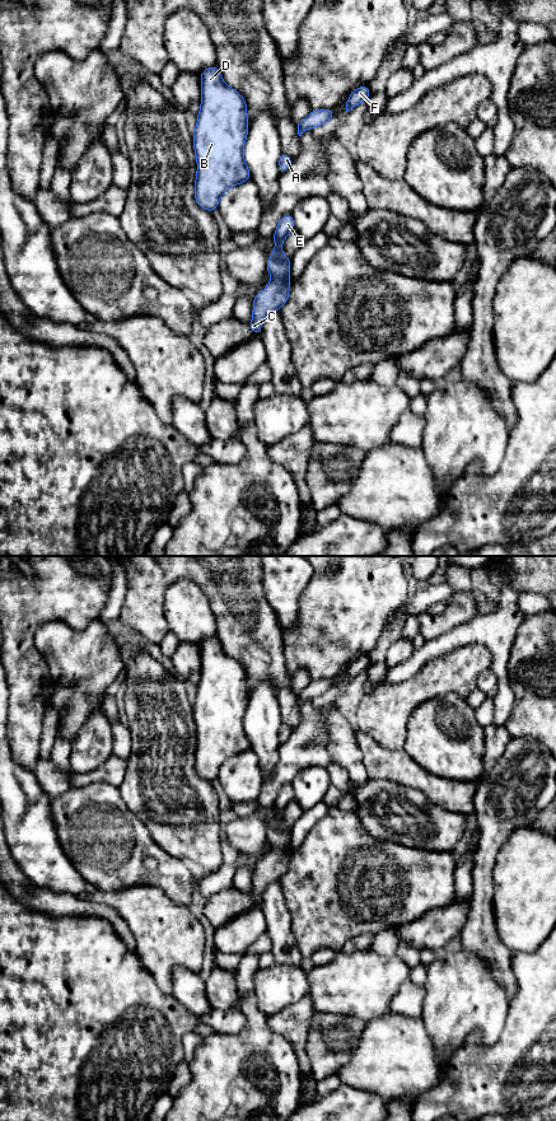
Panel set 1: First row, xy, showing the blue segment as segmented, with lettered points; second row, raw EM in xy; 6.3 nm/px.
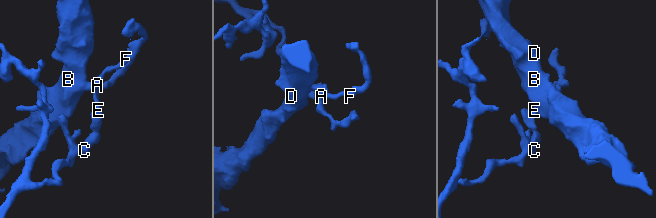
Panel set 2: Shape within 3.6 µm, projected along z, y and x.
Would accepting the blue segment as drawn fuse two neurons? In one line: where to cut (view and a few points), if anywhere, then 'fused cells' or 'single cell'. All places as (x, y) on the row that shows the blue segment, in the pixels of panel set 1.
cut xy (288, 275), (274, 278); fused cells

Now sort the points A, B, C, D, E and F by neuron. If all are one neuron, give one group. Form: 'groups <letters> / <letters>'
groups A B D E F / C

